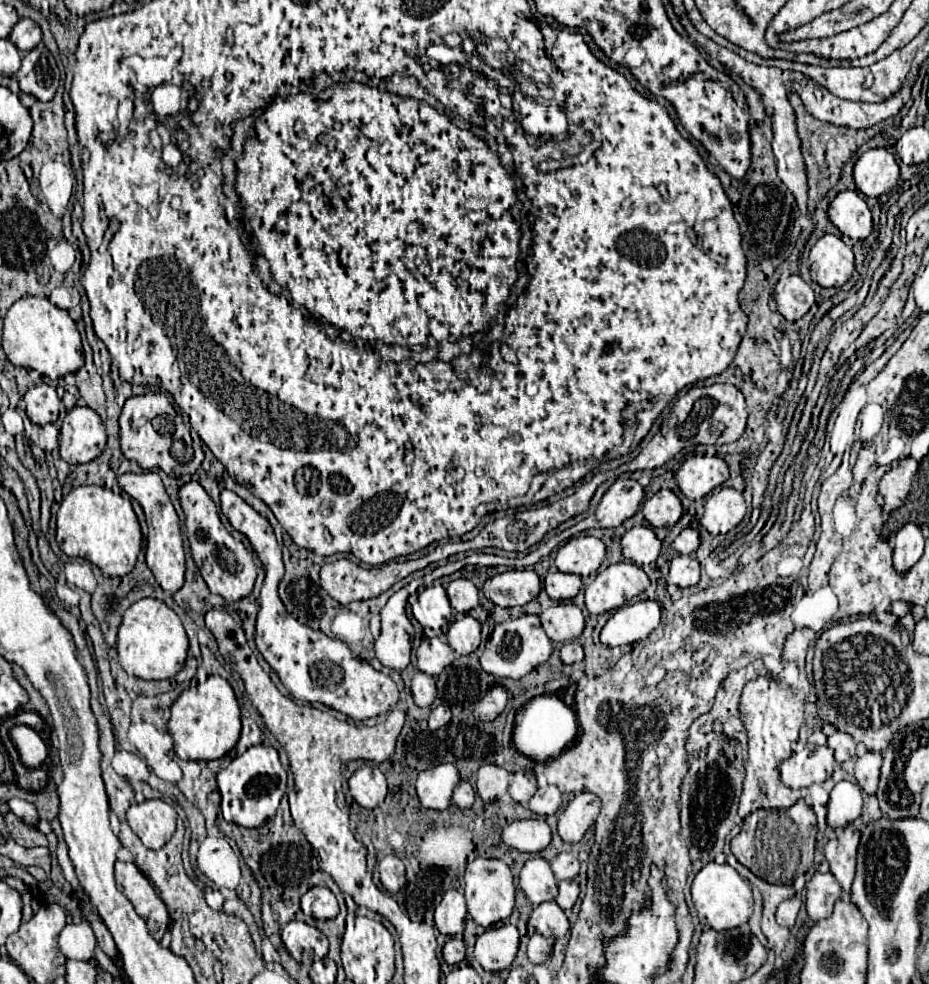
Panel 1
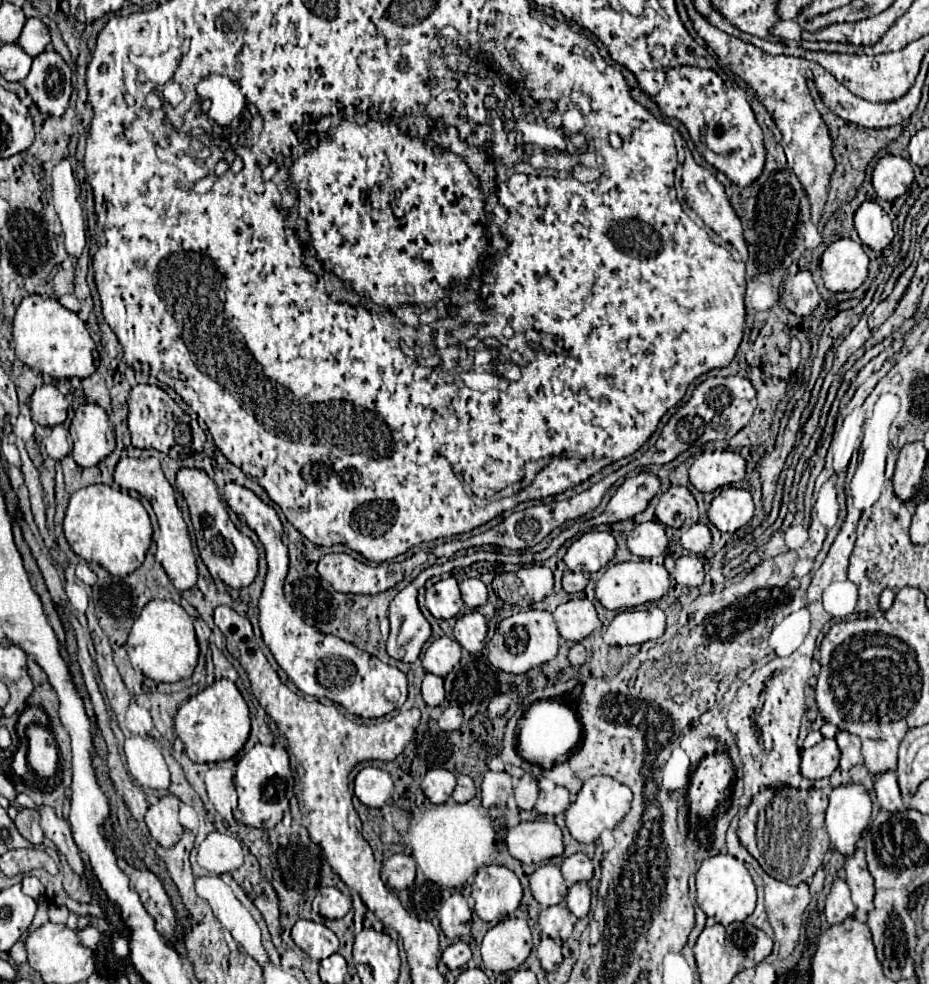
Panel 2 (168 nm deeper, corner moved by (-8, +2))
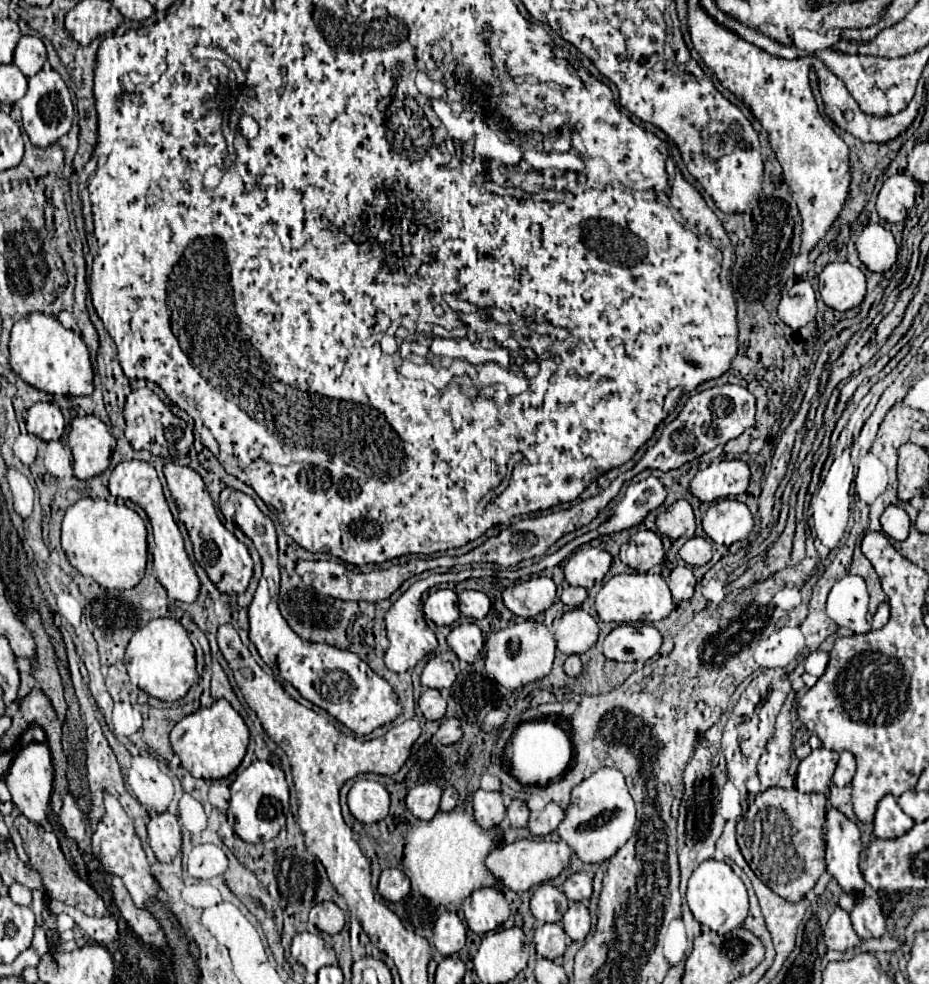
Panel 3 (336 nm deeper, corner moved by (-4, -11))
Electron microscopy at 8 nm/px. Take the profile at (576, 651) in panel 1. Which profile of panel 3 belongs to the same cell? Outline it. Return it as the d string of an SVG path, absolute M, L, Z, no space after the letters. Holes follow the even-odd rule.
M570 655L570 657L566 659L566 663L564 663L564 671L566 671L568 677L578 677L580 671L582 671L582 661L580 661L580 657L578 657L578 655Z

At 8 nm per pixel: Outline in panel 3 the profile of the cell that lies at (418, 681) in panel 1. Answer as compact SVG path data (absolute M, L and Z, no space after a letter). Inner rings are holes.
M426 689L422 695L420 695L420 701L418 701L424 717L428 721L438 721L445 716L447 701L442 697L438 689Z

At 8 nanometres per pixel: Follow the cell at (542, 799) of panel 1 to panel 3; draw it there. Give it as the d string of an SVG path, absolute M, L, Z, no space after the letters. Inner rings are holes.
M548 803L542 811L538 813L532 813L530 815L530 821L528 821L528 829L534 837L542 837L542 835L548 835L552 833L560 821L564 819L564 809L558 805L558 803Z

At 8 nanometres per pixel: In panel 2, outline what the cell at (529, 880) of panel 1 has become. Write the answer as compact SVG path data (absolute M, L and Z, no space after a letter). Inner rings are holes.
M544 864L540 866L532 876L530 876L530 888L532 896L540 902L540 906L548 908L554 904L564 902L568 894L568 884L560 874L560 868L554 864Z

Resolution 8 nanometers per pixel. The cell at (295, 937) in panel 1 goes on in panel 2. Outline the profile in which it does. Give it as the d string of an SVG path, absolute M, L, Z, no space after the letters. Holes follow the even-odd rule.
M298 920L292 928L292 940L310 958L322 960L338 952L338 938L324 924L312 920Z

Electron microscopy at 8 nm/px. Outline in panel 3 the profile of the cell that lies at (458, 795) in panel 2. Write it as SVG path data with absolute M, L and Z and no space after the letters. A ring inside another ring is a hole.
M446 787L440 801L440 811L452 811L456 805L458 805L458 791L454 787Z

